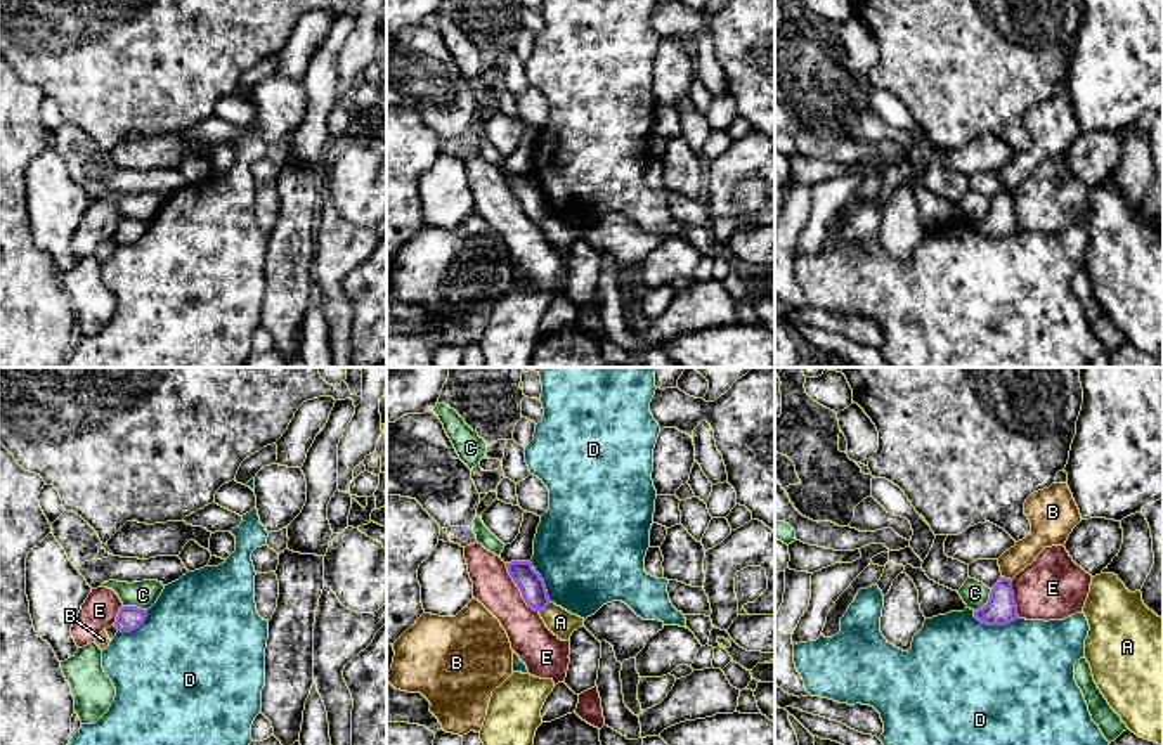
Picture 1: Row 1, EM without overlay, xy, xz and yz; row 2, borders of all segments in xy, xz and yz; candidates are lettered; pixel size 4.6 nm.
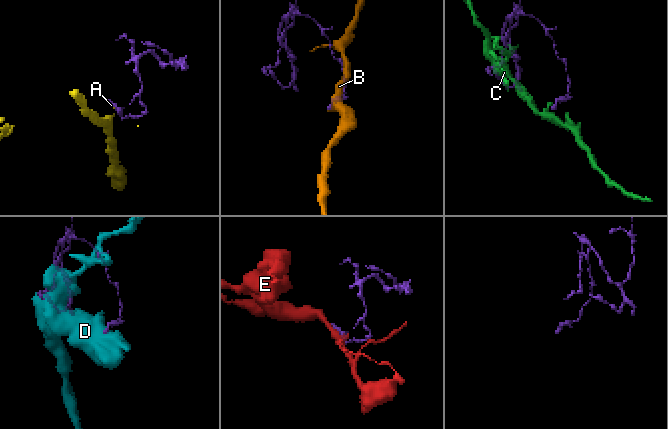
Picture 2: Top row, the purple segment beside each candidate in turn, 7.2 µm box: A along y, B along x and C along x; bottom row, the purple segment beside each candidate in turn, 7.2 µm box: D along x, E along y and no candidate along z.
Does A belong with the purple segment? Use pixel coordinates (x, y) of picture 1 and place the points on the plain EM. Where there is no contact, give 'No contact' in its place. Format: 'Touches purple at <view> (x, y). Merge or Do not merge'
Touches purple at xz (545, 219). Do not merge

